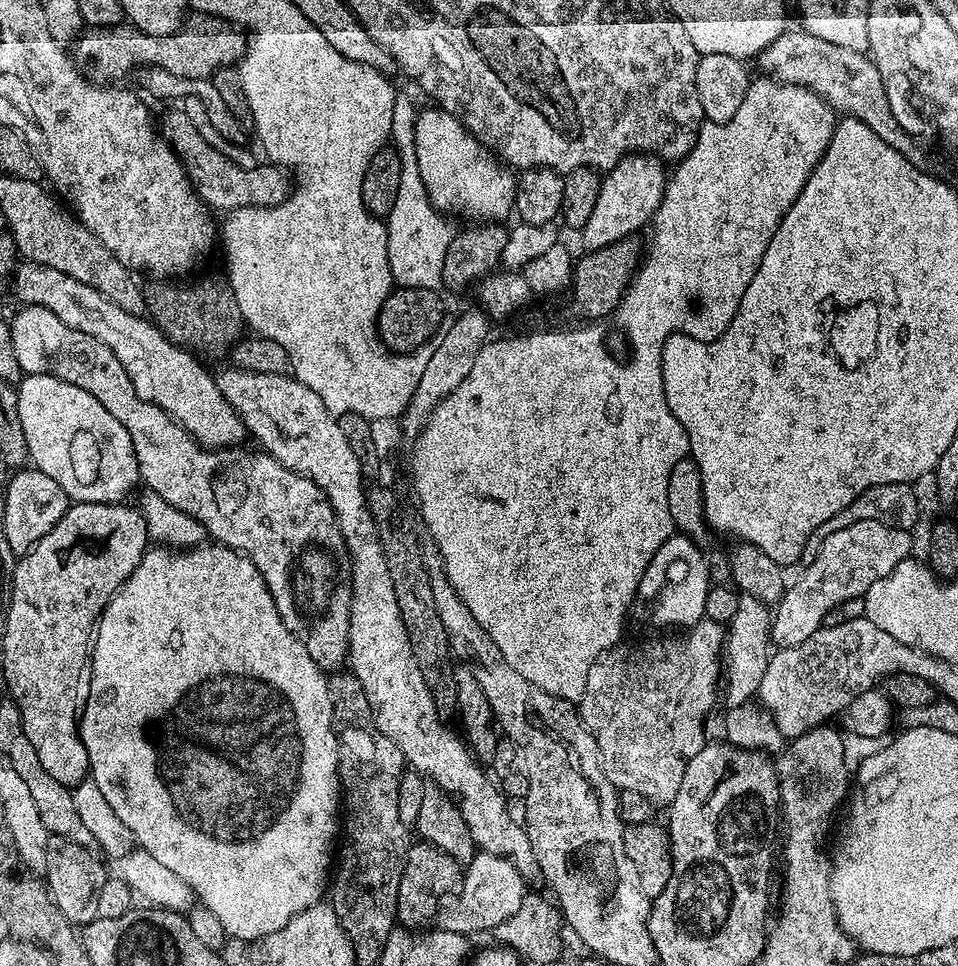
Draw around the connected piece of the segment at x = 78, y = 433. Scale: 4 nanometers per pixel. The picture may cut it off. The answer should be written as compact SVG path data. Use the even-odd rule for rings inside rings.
M46 374L25 375L18 394L18 419L26 434L28 459L42 474L50 474L73 501L119 504L140 480L138 458L126 426L86 390Z

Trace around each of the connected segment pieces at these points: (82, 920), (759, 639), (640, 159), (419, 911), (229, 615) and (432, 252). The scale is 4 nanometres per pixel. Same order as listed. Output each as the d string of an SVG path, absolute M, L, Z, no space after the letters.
M61 836L48 837L46 866L42 876L56 908L73 926L83 926L98 916L98 893L102 891L102 882L108 880L110 872L104 869L105 861L96 854L91 848L78 846L78 842L70 842Z
M741 593L737 613L726 626L722 653L722 696L727 707L749 703L760 691L762 677L772 653L772 612L756 598Z
M637 152L623 156L601 179L598 190L598 202L582 230L584 248L605 248L619 240L626 240L637 235L640 227L647 225L656 215L658 206L664 197L664 188L668 184L669 173L665 161L659 156L647 152Z
M413 843L404 859L404 873L398 886L397 921L409 930L420 930L431 925L436 919L441 903L460 891L463 880L461 861L450 858L450 854L438 850L432 844Z
M212 542L209 545L209 548L197 546L187 550L177 550L171 546L149 547L138 562L134 574L130 574L130 578L126 578L123 586L112 596L112 603L107 604L104 612L100 615L94 629L94 639L90 645L90 680L92 676L93 686L101 688L108 697L105 700L92 700L89 702L88 712L92 715L92 724L81 723L79 730L82 742L86 746L88 771L91 780L96 783L98 790L102 790L102 795L106 797L106 802L110 802L110 808L118 814L118 818L122 822L126 822L126 826L130 826L137 845L145 848L150 854L154 854L154 858L158 862L162 862L162 866L167 866L170 870L174 870L174 874L178 874L178 878L182 878L182 882L186 882L186 886L192 888L193 897L196 897L201 905L208 907L210 911L214 912L215 917L218 918L218 921L224 927L228 938L231 938L233 941L236 939L259 942L265 936L282 930L282 926L286 926L286 922L290 922L290 918L294 918L299 912L304 912L310 906L321 903L323 896L320 895L323 892L325 895L326 889L329 887L330 873L334 868L334 849L338 844L338 829L342 824L342 789L340 786L338 732L333 727L332 694L328 691L329 677L326 675L325 669L319 668L314 662L314 658L310 658L310 654L306 654L306 646L302 646L302 642L298 642L296 635L288 629L286 622L282 620L282 614L278 612L278 606L274 606L274 598L270 594L266 582L260 576L260 571L254 566L252 559L249 556L245 556L244 553L236 551L235 548L227 547L219 542Z
M406 126L403 132L395 131L392 144L402 162L398 195L392 211L385 219L387 257L392 278L399 287L435 291L443 285L442 266L445 265L446 252L456 232L447 221L449 219L429 201L428 191L418 173L417 147L414 146L412 128Z

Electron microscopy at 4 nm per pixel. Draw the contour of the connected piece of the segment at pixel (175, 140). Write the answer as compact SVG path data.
M184 112L165 114L162 135L188 171L188 179L192 181L196 195L209 209L221 208L221 213L227 214L242 206L272 208L287 200L290 195L290 176L285 169L271 162L260 162L255 168L244 169L219 147L212 145L209 137L205 134L203 136L199 126Z

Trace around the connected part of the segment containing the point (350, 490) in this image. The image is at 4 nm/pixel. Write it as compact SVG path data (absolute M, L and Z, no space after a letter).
M228 366L224 373L216 376L216 385L218 390L222 390L226 402L230 402L230 406L242 418L251 439L253 436L260 443L257 445L269 456L282 462L282 466L313 480L326 494L338 518L348 547L348 557L352 559L352 601L346 660L349 665L352 663L351 675L356 677L360 691L368 699L368 711L374 727L386 734L386 738L390 738L390 742L394 742L394 746L402 750L405 761L415 771L455 799L462 818L466 818L466 826L470 826L470 838L474 838L479 851L506 858L524 875L525 881L537 879L540 876L540 867L536 861L534 846L530 846L528 831L517 817L516 820L512 817L512 812L508 809L509 801L500 791L495 779L472 755L468 745L455 731L452 733L448 729L451 727L445 721L438 718L434 698L430 698L430 690L426 690L426 678L422 678L422 670L418 670L418 662L414 658L406 626L400 617L398 602L394 598L394 582L390 578L390 570L386 570L382 538L378 538L378 526L374 522L374 514L370 514L366 483L364 484L366 473L358 462L358 454L354 454L350 442L346 442L346 434L342 434L339 419L330 410L326 410L326 402L322 402L322 398L318 398L318 394L314 394L310 386L283 371L278 374L258 374Z

